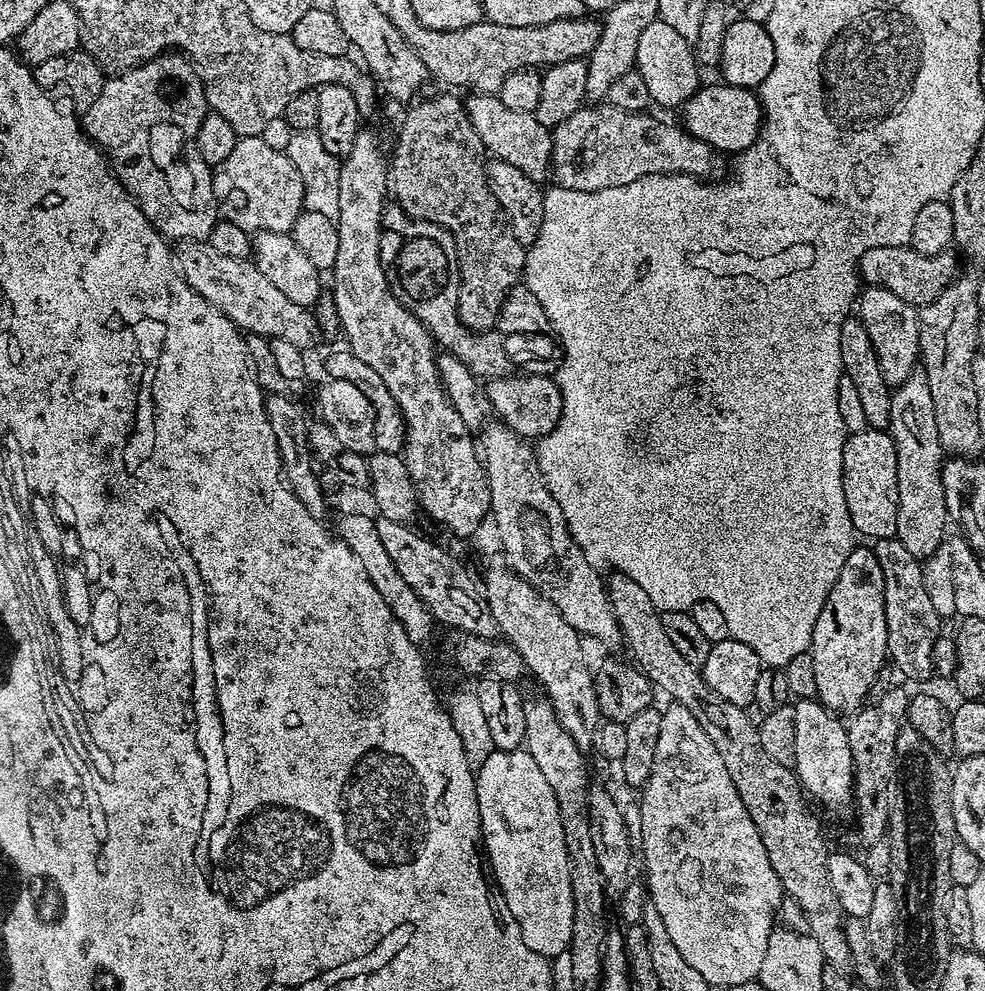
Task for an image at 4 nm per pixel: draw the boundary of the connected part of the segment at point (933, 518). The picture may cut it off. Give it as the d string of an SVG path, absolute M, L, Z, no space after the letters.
M917 366L906 382L892 389L888 428L898 454L898 526L895 539L900 540L910 554L923 562L930 554L934 554L934 550L942 547L944 527L950 520L940 477L946 453L938 438L938 422L934 422L934 398L930 398L930 382L926 382L923 367Z

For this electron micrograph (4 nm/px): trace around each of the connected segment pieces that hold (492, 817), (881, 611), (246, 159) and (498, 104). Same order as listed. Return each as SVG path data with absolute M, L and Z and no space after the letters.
M523 747L513 752L493 750L486 762L478 766L475 778L482 848L486 853L491 879L504 895L503 907L514 918L514 922L518 922L522 942L526 942L534 954L549 958L560 956L563 952L565 955L569 951L574 930L574 894L570 886L572 871L566 854L566 838L562 834L562 818L554 790L550 790L550 782L546 782L542 770L538 770L534 758L530 758Z
M857 546L846 558L846 566L842 566L842 574L838 574L838 582L834 582L822 614L818 614L818 622L814 622L810 651L814 658L814 679L818 682L815 699L830 712L855 713L865 703L867 691L888 656L882 566L878 566L871 547Z
M263 135L239 137L234 150L230 150L230 158L226 158L226 162L215 165L212 185L219 215L225 220L234 222L234 226L242 226L242 230L246 230L249 234L291 233L294 222L301 212L305 211L302 176L298 174L294 162L290 162L287 151L279 152L274 150L274 146L266 146Z
M472 94L469 97L466 100L468 117L474 130L478 130L478 138L482 138L485 149L495 159L510 162L510 166L518 166L518 170L522 170L522 174L534 178L537 182L543 181L543 176L547 177L552 167L551 131L546 126L542 126L542 122L538 122L538 118L533 113L510 110L510 106L506 106L506 102L502 102L499 95Z

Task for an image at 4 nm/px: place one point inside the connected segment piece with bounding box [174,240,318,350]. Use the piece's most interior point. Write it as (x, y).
(237, 288)

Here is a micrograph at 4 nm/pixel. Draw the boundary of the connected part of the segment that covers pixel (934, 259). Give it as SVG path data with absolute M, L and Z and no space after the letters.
M874 246L860 256L858 275L865 285L873 288L885 288L890 294L898 294L902 302L913 306L923 306L934 302L938 294L957 275L956 260L951 251L933 256L918 254L911 246Z

